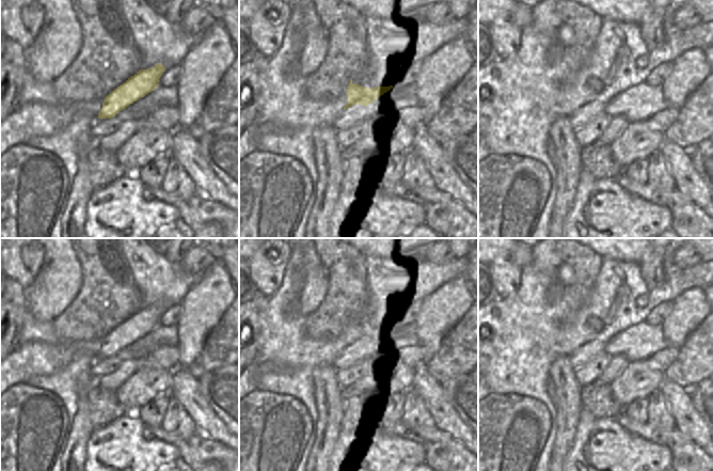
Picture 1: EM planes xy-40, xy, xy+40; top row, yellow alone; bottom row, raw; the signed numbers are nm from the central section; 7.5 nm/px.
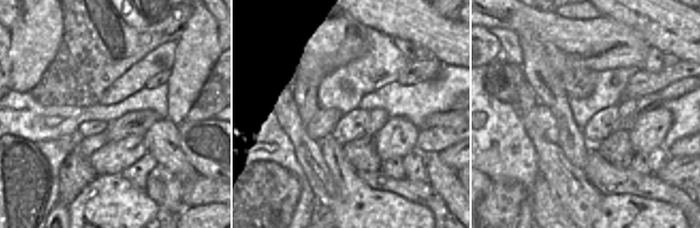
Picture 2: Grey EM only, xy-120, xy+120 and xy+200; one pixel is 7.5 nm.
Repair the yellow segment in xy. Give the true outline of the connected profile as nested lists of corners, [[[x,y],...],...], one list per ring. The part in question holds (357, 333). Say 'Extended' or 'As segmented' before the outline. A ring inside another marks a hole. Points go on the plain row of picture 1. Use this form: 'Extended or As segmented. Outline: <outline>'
Extended. Outline: [[[351,318],[347,327],[346,333],[348,335],[348,342],[344,346],[344,350],[331,364],[334,368],[343,368],[349,360],[363,358],[363,350],[365,347],[390,330],[393,325],[368,328],[360,324],[353,324]]]

